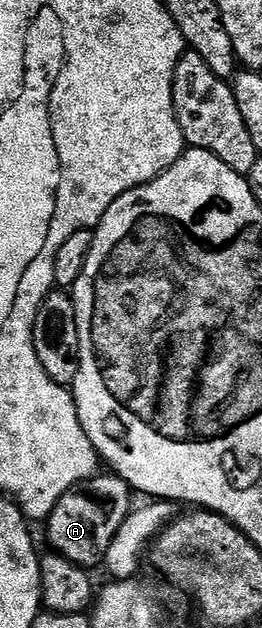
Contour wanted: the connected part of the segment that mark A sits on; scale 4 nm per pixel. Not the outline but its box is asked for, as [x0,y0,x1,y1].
[48,474,134,569]

